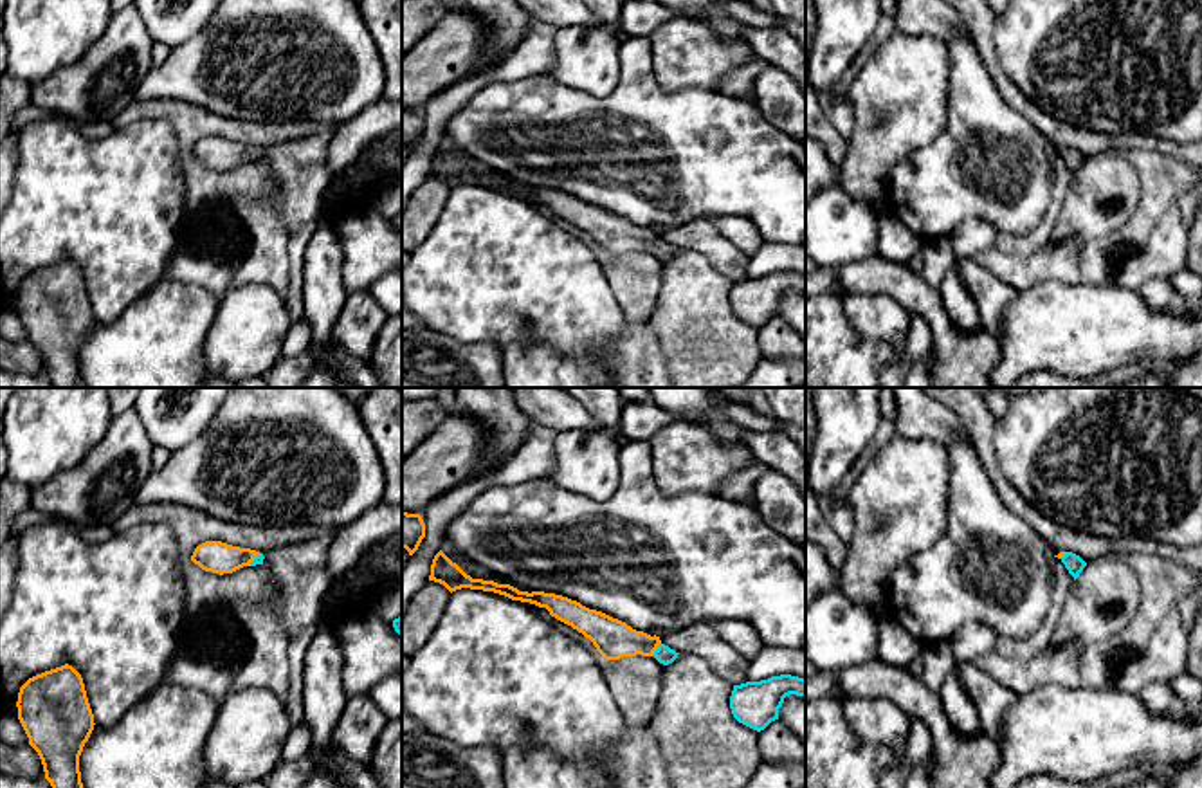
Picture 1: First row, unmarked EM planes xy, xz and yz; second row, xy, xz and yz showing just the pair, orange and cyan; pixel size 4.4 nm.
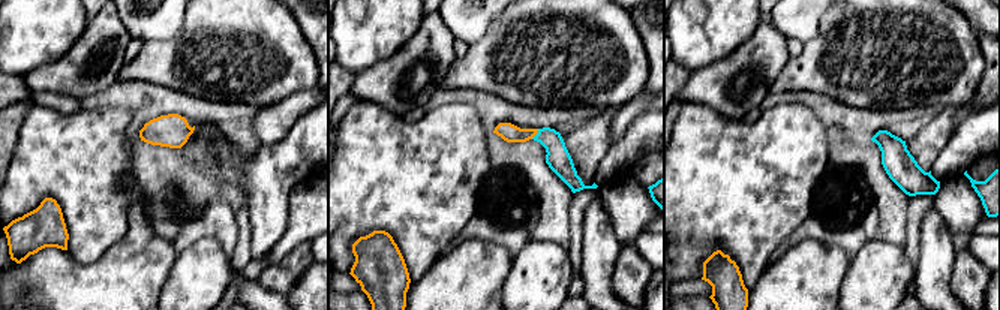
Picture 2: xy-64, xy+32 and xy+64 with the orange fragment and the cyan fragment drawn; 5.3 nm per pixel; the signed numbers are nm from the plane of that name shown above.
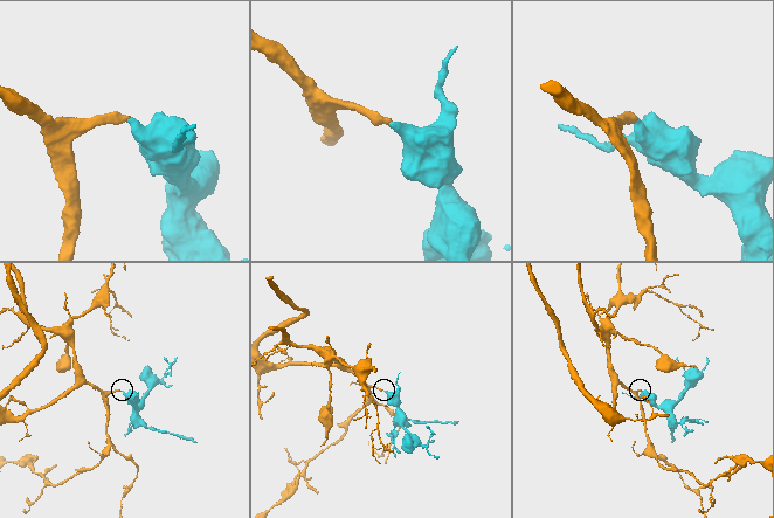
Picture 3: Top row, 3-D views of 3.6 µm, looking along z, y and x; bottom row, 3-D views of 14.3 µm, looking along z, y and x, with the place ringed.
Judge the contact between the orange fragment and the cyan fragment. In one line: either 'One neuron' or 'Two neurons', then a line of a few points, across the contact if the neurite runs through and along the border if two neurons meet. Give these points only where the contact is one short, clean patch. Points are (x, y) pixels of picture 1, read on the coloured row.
One neuron. Line: xz (613, 639), (656, 648), (664, 653)

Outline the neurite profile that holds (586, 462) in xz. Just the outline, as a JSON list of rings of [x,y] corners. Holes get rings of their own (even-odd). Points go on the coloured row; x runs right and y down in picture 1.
[[[569,429],[553,438],[551,481],[595,501],[609,499],[620,485],[618,438],[593,429]]]

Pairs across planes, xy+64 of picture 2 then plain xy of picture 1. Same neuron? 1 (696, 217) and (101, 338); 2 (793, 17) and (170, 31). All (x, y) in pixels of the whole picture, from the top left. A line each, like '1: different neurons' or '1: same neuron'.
1: different neurons
2: same neuron

